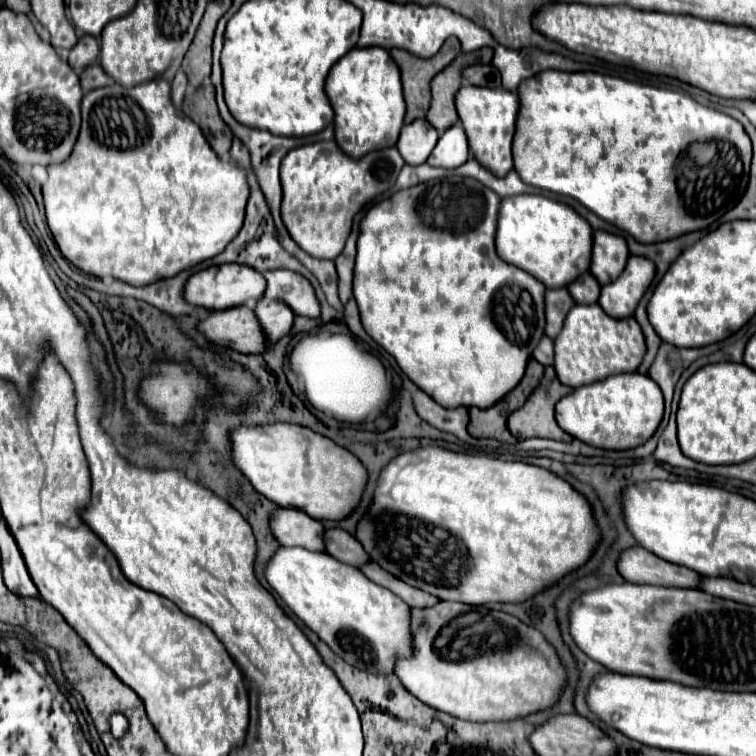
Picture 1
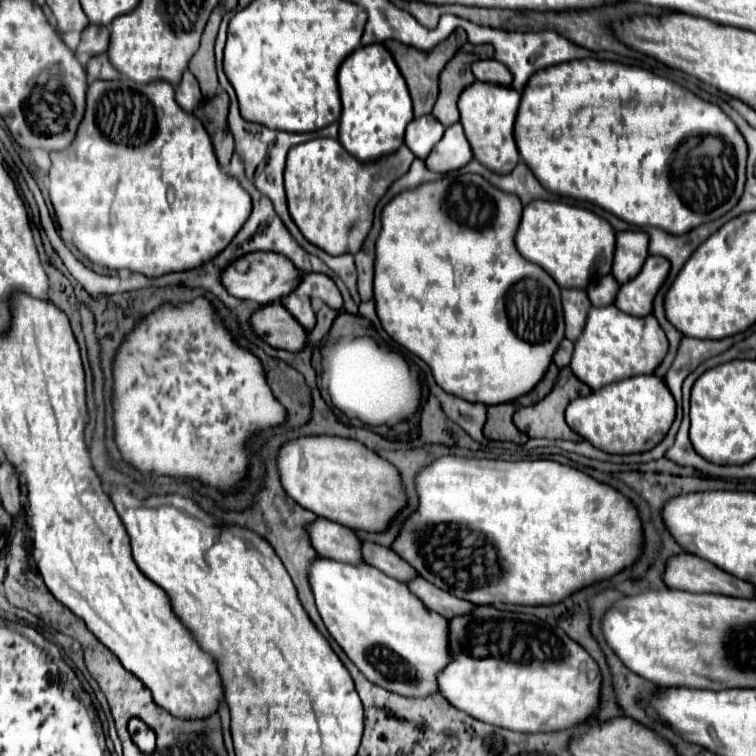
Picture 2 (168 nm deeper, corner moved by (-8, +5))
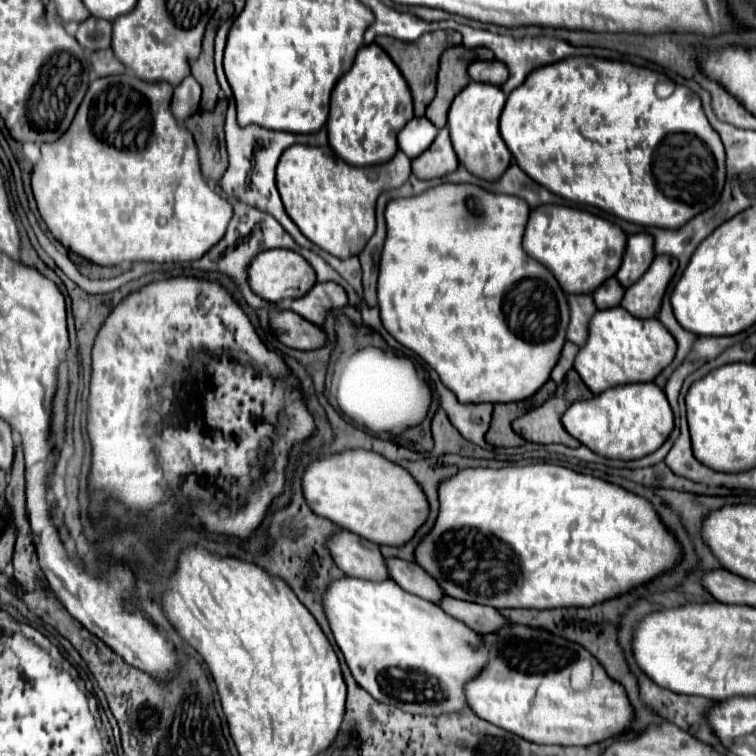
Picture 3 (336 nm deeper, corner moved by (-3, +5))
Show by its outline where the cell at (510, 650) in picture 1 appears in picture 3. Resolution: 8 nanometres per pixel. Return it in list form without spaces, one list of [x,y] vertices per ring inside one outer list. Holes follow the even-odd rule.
[[[505,624],[495,632],[479,634],[483,644],[487,646],[489,660],[483,666],[483,670],[469,680],[465,686],[465,698],[473,714],[479,718],[517,734],[525,740],[539,742],[539,744],[559,744],[559,746],[587,746],[601,740],[607,740],[611,736],[617,736],[625,732],[631,726],[633,710],[625,696],[625,690],[615,684],[603,668],[597,666],[595,658],[579,644],[571,640],[563,640],[561,636],[555,636],[543,628],[531,628],[525,624]],[[579,660],[591,660],[593,662],[593,682],[585,690],[575,690],[571,686],[571,668]]]

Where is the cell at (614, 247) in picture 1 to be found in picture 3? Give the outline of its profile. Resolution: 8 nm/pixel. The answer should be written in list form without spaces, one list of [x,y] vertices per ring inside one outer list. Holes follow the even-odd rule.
[[[633,234],[627,238],[627,246],[625,246],[625,254],[623,254],[623,262],[617,270],[617,280],[627,288],[631,284],[635,284],[643,272],[649,268],[649,264],[653,262],[653,236],[651,234]]]

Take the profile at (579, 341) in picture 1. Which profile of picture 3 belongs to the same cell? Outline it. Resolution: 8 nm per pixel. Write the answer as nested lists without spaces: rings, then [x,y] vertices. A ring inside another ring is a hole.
[[[625,308],[597,310],[589,322],[589,338],[575,356],[575,370],[593,394],[629,382],[651,382],[675,356],[675,338],[657,318],[635,318]]]

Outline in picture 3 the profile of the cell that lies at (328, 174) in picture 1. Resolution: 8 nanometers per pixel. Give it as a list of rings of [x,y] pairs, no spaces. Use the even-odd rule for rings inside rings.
[[[299,144],[299,146],[287,148],[281,156],[281,160],[277,164],[277,188],[279,188],[281,200],[285,204],[289,218],[299,226],[299,230],[313,244],[323,248],[325,252],[339,256],[339,258],[347,258],[347,256],[357,256],[375,232],[375,202],[377,202],[377,196],[383,190],[401,186],[409,178],[409,174],[411,174],[411,160],[401,150],[385,164],[357,168],[357,166],[343,162],[339,156],[331,154],[329,146],[303,146],[303,144]]]

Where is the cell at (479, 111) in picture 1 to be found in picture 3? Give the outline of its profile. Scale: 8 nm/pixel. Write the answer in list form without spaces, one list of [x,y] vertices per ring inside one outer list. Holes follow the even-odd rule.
[[[469,82],[459,96],[455,96],[451,108],[449,108],[449,132],[453,148],[459,156],[459,162],[465,164],[465,168],[485,180],[497,180],[505,170],[507,164],[511,164],[511,152],[507,144],[503,142],[499,134],[499,116],[505,106],[505,92],[495,84],[483,84],[483,82]]]

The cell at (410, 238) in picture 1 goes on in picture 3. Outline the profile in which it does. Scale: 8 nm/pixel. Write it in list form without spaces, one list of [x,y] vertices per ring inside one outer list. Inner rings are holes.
[[[453,182],[433,186],[413,198],[391,200],[385,208],[387,238],[377,280],[381,322],[399,344],[419,354],[431,366],[463,404],[519,402],[533,396],[549,380],[565,344],[565,328],[569,324],[567,298],[557,280],[555,292],[551,292],[553,274],[523,252],[521,238],[527,218],[529,206],[517,196],[493,194],[475,184]],[[511,290],[515,290],[513,316],[509,316],[509,308],[503,308]]]

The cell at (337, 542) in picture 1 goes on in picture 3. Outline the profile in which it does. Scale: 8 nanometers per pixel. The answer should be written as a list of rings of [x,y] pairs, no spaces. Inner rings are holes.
[[[385,558],[385,566],[389,570],[389,578],[395,580],[403,590],[415,596],[423,596],[429,602],[439,602],[443,598],[443,590],[439,590],[439,584],[415,562]]]

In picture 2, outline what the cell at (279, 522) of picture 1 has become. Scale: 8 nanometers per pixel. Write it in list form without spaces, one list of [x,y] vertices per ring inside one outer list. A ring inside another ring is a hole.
[[[318,518],[312,526],[308,526],[308,534],[312,540],[312,546],[316,552],[324,558],[344,562],[344,564],[362,564],[362,552],[360,552],[360,538],[354,534],[354,530],[330,522],[326,518]]]

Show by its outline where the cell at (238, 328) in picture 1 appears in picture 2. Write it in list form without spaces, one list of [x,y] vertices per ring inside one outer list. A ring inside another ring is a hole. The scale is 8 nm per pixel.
[[[280,302],[256,310],[252,314],[252,326],[256,334],[274,348],[300,352],[308,342],[308,332]]]

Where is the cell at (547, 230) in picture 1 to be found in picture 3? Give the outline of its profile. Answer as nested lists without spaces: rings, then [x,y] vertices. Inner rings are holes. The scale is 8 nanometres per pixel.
[[[545,204],[543,208],[531,208],[529,222],[523,236],[523,250],[551,270],[559,280],[565,294],[591,294],[603,280],[615,276],[627,236],[623,230],[599,216],[593,216],[579,208]]]

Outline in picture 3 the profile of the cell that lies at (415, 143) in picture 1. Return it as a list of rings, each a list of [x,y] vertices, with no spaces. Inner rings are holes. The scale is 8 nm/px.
[[[413,118],[409,124],[399,132],[399,148],[409,156],[419,156],[437,136],[437,128],[427,118]]]

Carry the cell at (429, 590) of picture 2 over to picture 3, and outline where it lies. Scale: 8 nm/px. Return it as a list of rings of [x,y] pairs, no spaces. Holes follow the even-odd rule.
[[[443,596],[441,602],[437,602],[437,606],[449,616],[467,624],[475,632],[493,632],[499,628],[499,624],[507,624],[507,620],[491,606],[471,604],[471,602],[455,600],[449,596]]]

